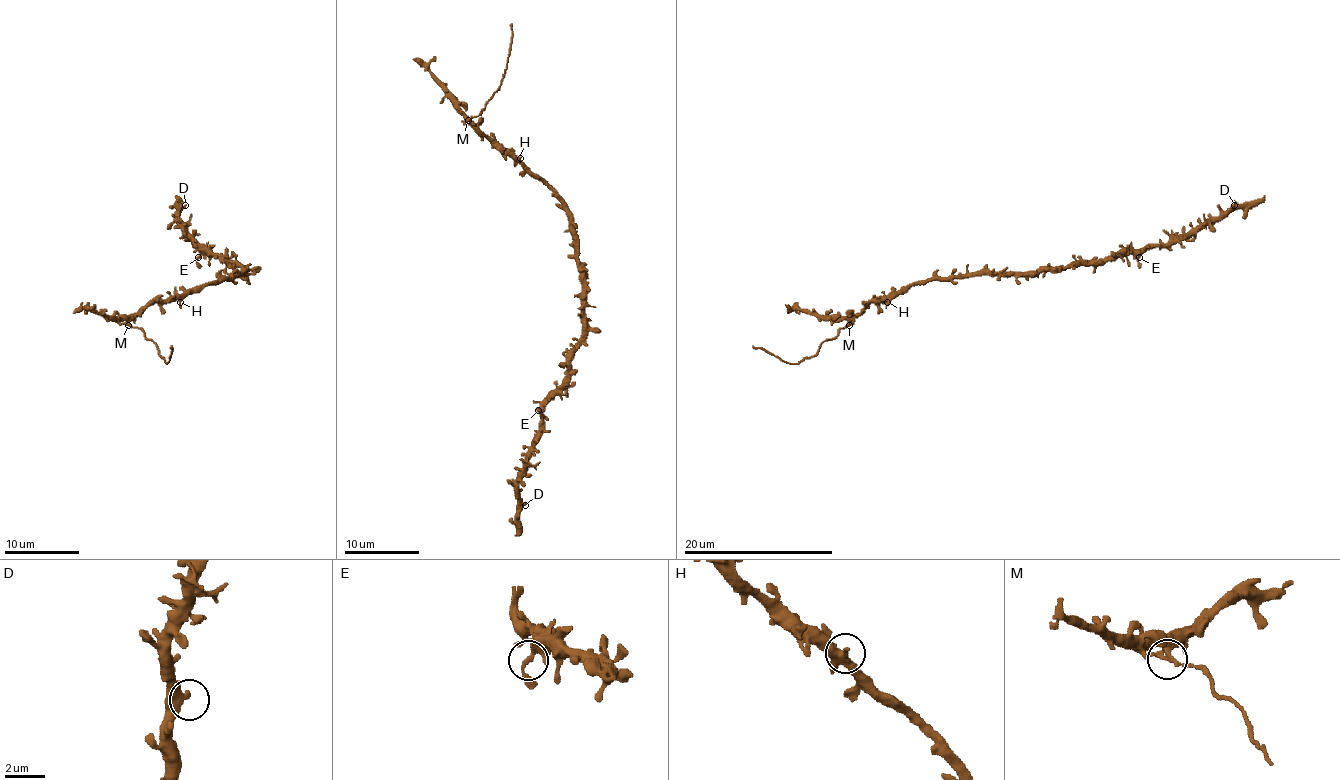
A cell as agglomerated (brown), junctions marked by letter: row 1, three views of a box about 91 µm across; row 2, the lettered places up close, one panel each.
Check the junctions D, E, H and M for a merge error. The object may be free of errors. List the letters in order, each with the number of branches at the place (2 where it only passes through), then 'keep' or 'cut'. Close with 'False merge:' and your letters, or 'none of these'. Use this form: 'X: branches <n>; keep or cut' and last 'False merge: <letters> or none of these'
D: branches 3; keep
E: branches 3; keep
H: branches 3; keep
M: branches 3; cut
False merge: M

